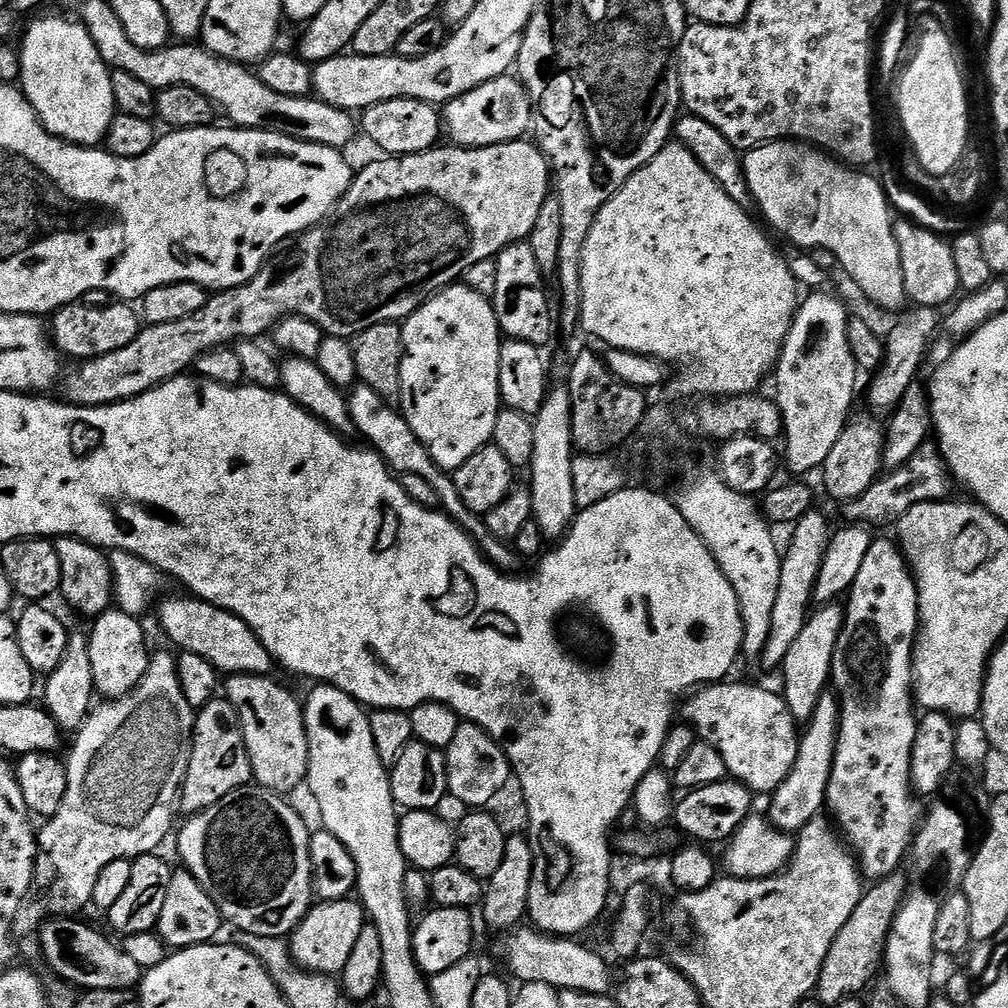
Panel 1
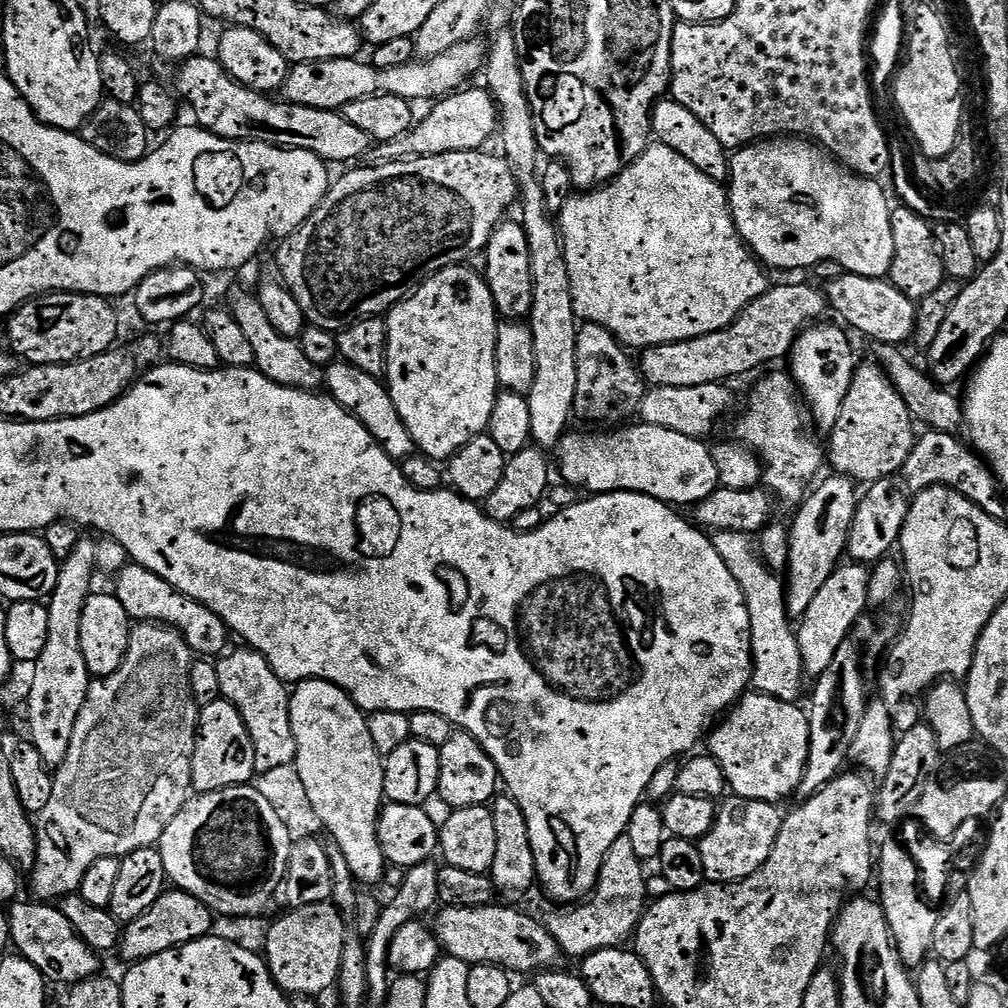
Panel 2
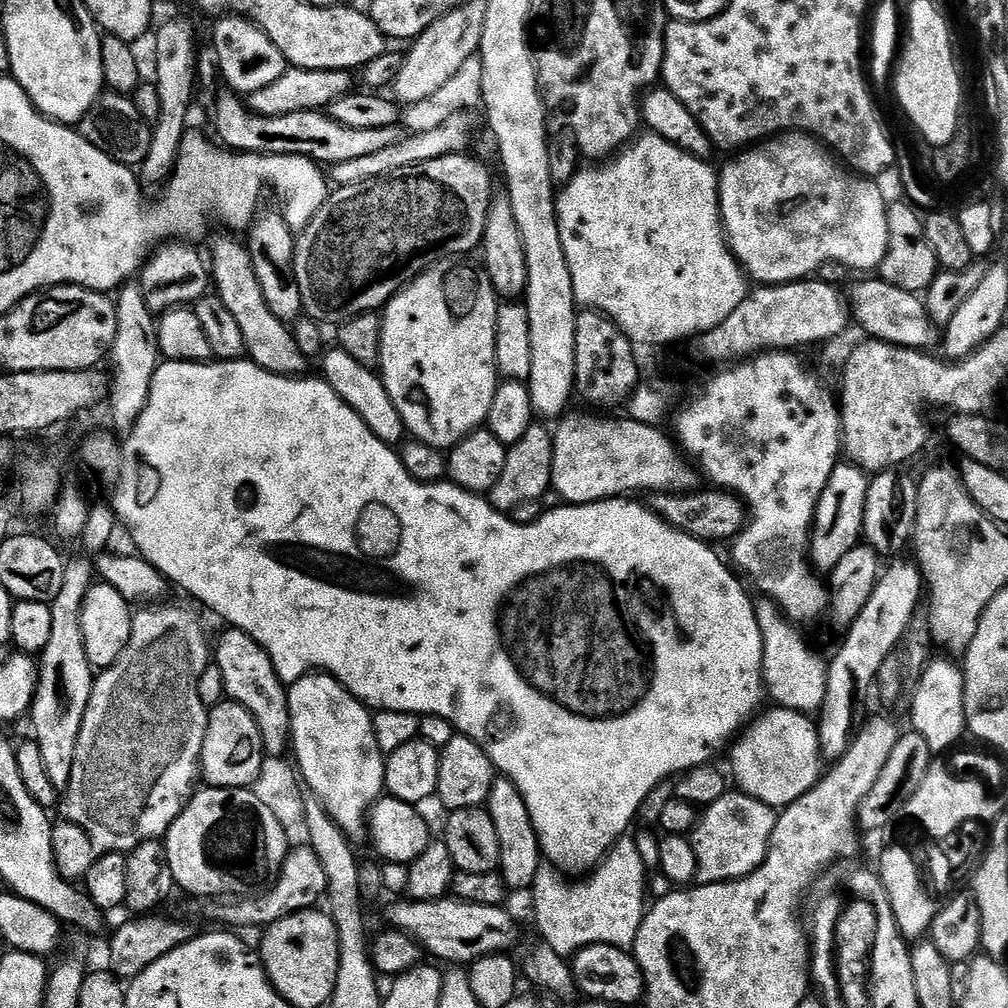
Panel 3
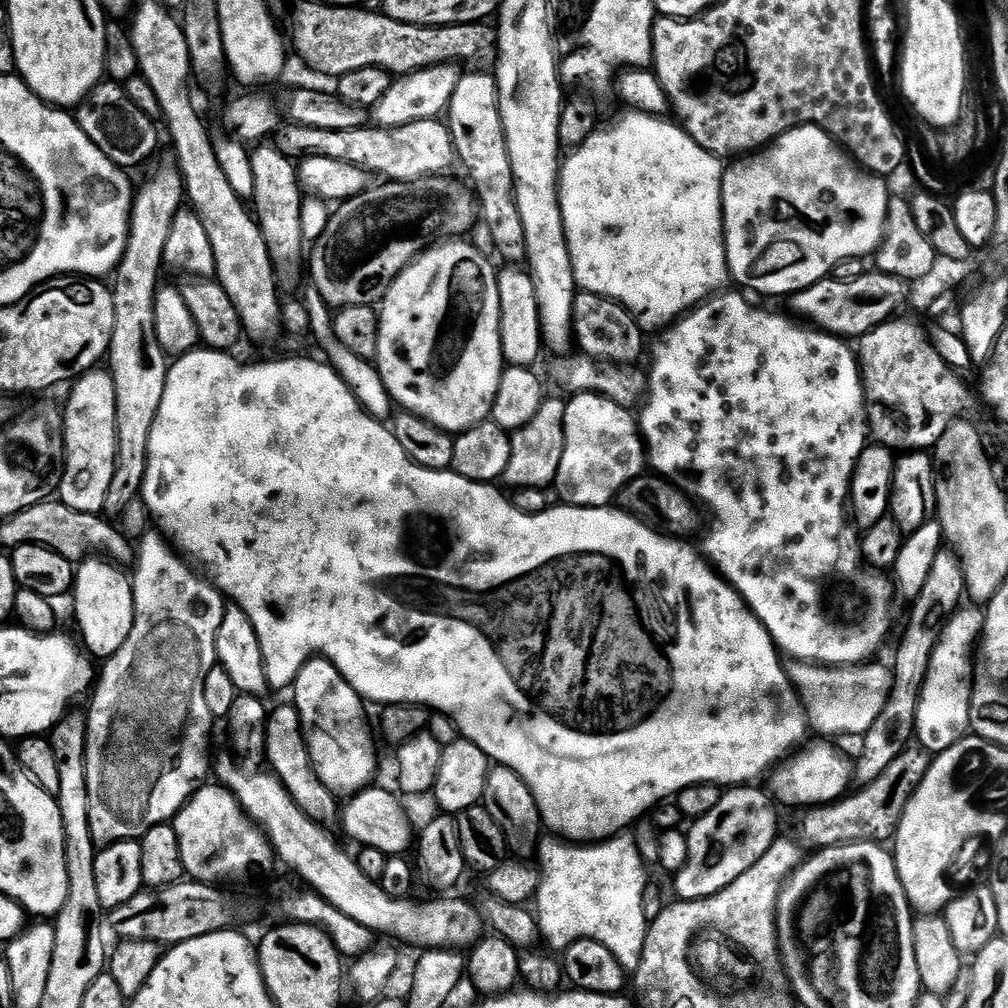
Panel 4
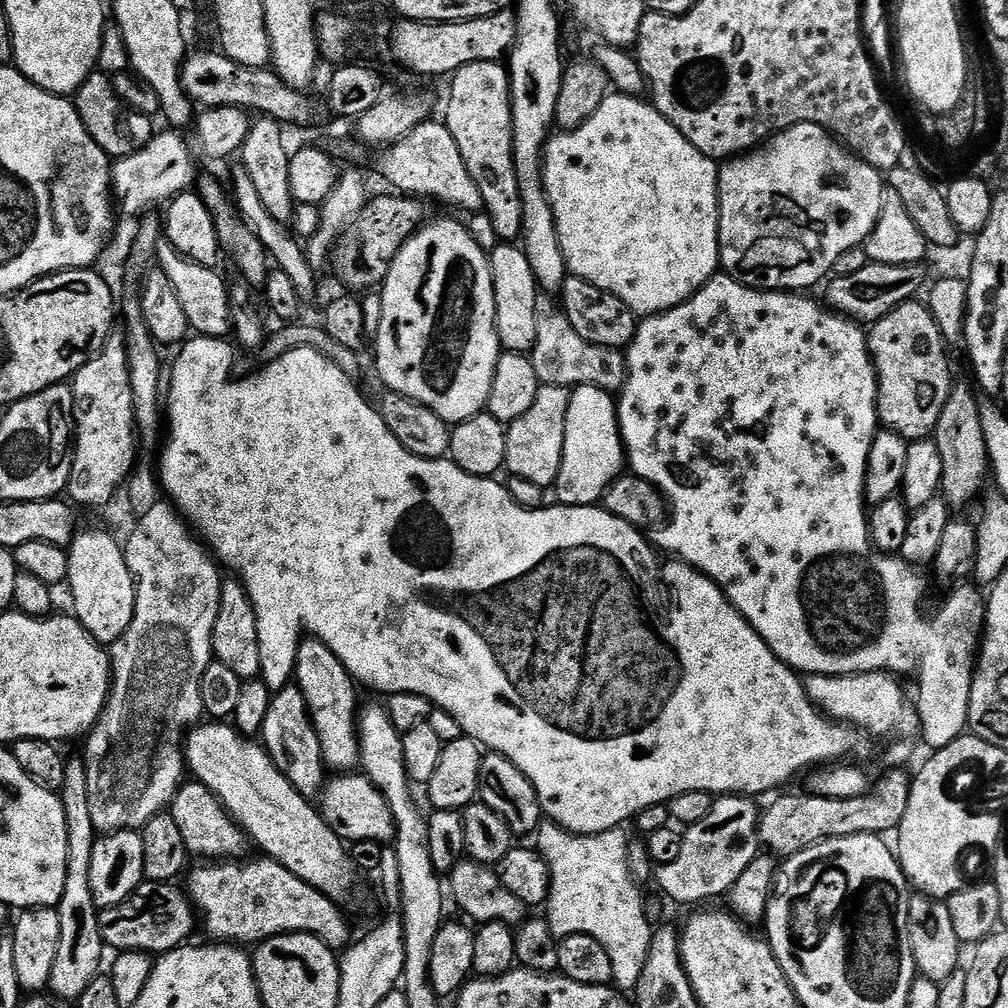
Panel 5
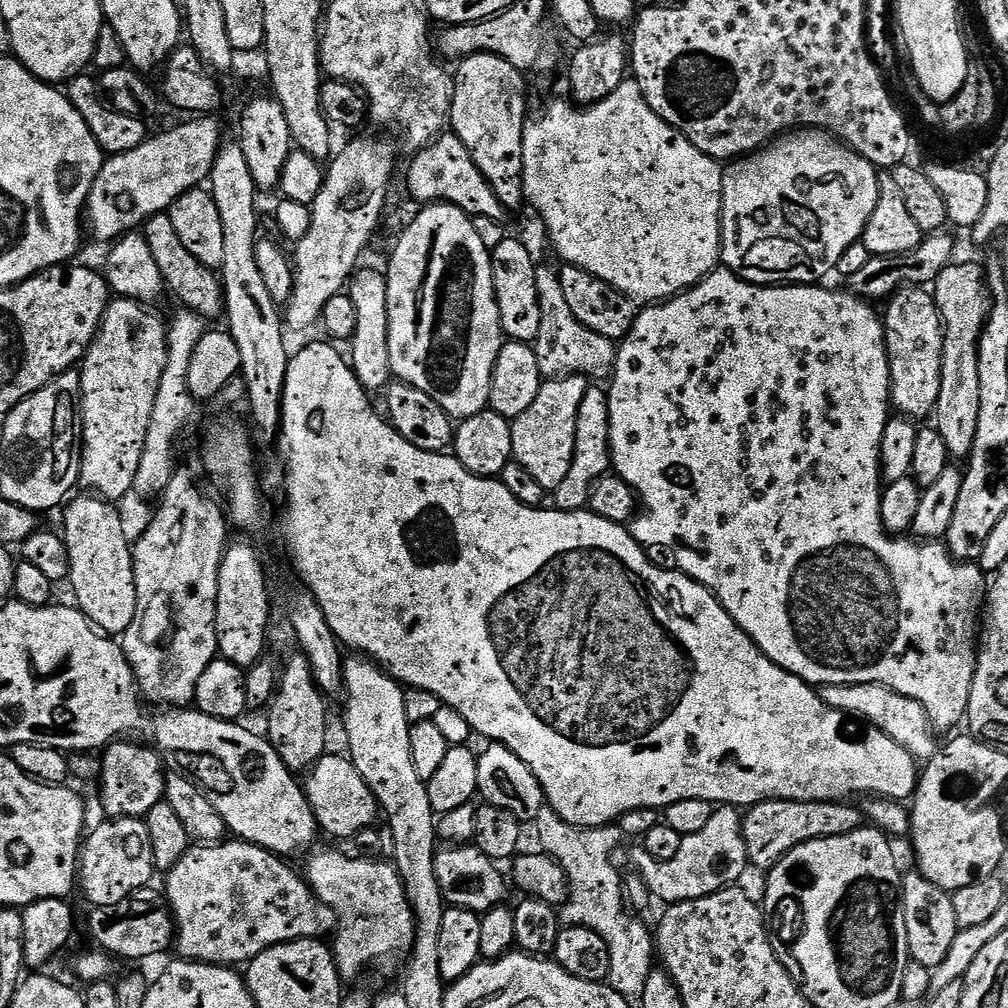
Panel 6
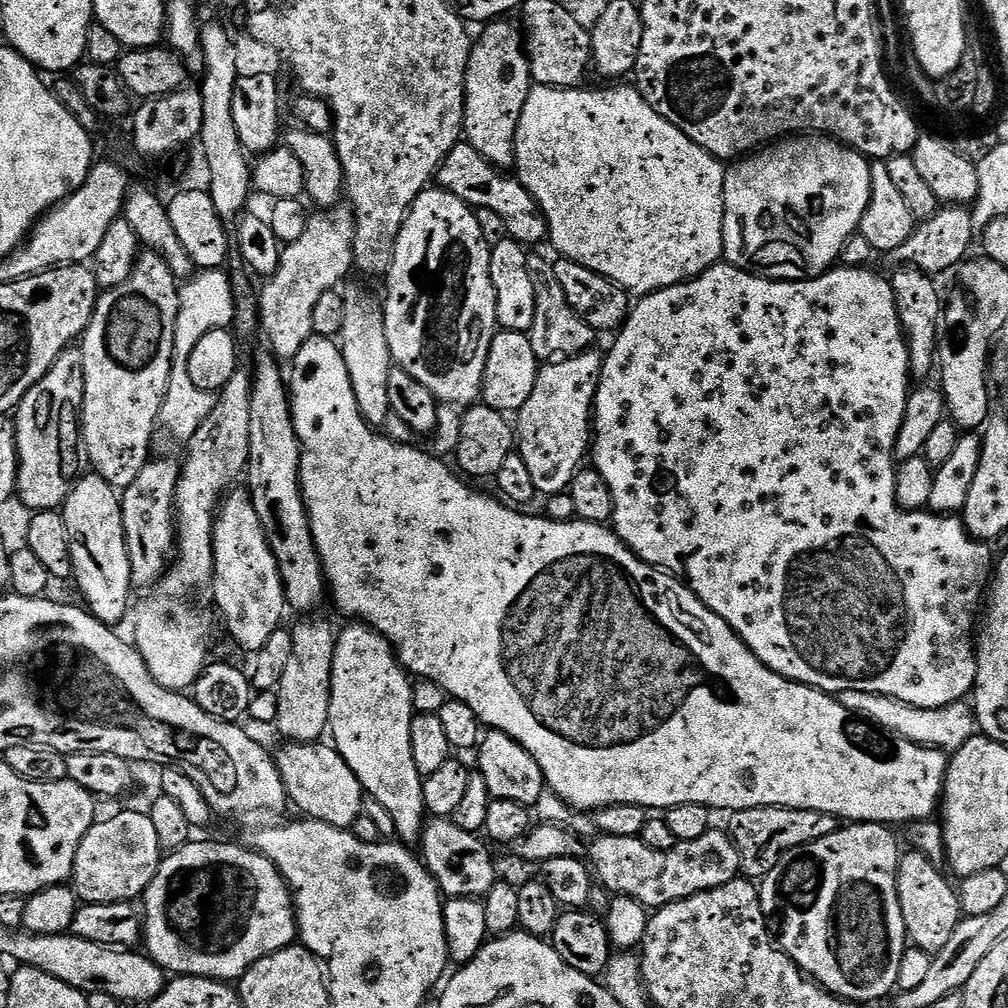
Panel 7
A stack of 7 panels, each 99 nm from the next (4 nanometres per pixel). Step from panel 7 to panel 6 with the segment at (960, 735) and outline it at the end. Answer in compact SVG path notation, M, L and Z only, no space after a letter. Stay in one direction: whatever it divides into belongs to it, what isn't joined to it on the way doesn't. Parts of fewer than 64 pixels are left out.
M825 684L819 689L819 693L827 707L836 708L852 718L861 716L861 721L874 725L890 738L894 738L894 742L905 748L917 762L930 762L936 757L937 733L932 727L932 719L921 704L914 702L914 698L891 692L881 684Z

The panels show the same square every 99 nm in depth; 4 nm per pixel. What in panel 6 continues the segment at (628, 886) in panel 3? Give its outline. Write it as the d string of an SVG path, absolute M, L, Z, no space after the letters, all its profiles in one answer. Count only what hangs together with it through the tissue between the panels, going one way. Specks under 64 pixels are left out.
M547 806L538 814L534 828L540 831L539 847L556 859L568 875L568 900L562 905L563 923L568 926L581 924L599 934L610 950L607 983L629 1001L640 1001L646 990L646 978L650 978L654 970L654 936L626 907L622 872L612 865L612 855L622 841L620 828L573 828Z

